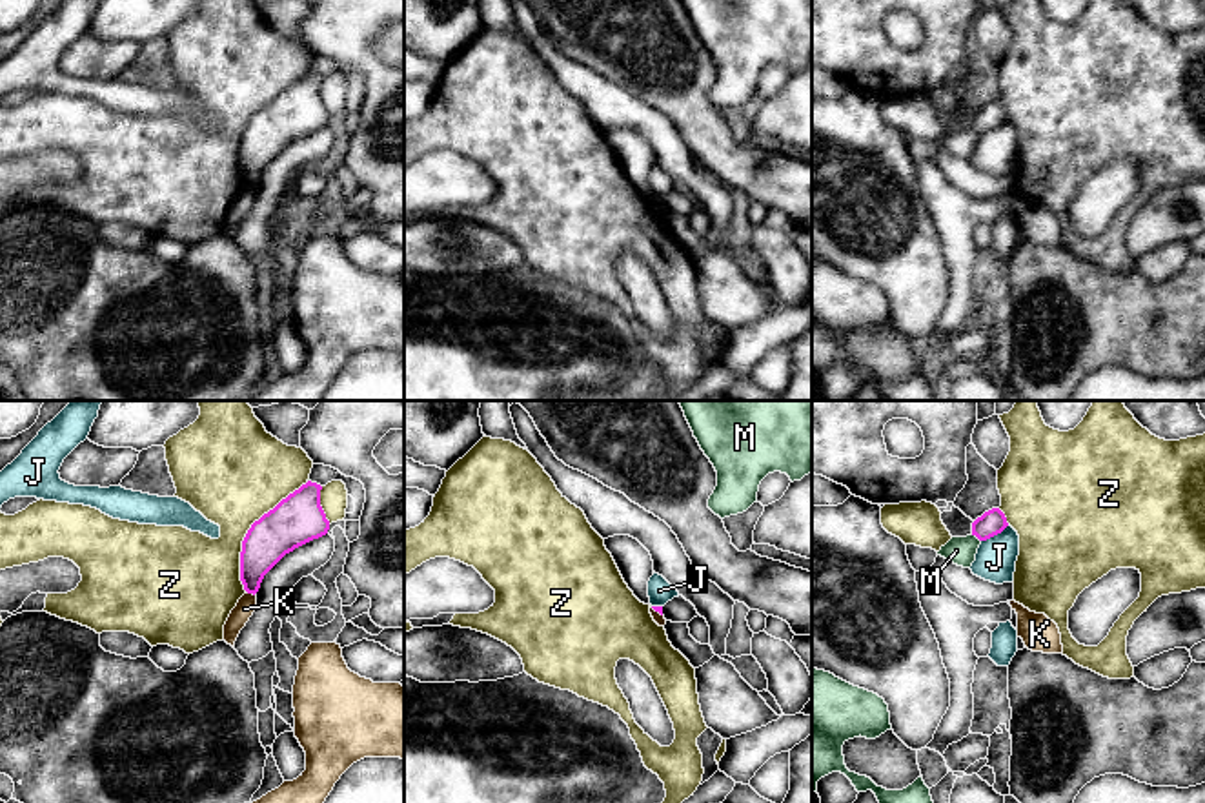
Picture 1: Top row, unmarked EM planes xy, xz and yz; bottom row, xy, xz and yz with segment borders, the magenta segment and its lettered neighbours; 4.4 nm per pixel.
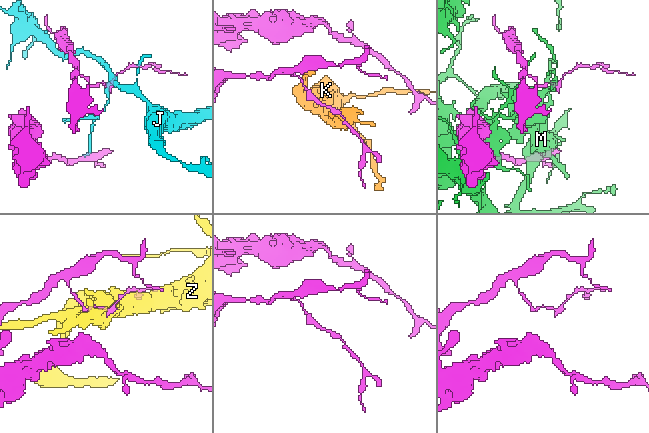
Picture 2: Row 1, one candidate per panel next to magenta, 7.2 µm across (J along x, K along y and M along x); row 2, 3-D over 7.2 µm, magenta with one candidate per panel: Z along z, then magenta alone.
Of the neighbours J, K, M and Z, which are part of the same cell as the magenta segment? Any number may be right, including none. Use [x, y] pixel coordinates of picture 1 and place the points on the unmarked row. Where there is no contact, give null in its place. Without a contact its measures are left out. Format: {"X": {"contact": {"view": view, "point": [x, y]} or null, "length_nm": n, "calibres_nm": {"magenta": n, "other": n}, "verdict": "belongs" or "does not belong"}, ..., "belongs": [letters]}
{"J": {"contact": {"view": "yz", "point": [994, 126]}, "length_nm": 150, "calibres_nm": {"magenta": 110, "other": 180}, "verdict": "does not belong"}, "K": {"contact": {"view": "xy", "point": [250, 184]}, "length_nm": 50, "calibres_nm": {"magenta": 200, "other": 90}, "verdict": "does not belong"}, "M": {"contact": {"view": "yz", "point": [976, 128]}, "length_nm": 60, "calibres_nm": {"magenta": 110, "other": 130}, "verdict": "does not belong"}, "Z": {"contact": {"view": "xy", "point": [248, 122]}, "length_nm": 550, "calibres_nm": {"magenta": 220, "other": 440}, "verdict": "does not belong"}, "belongs": []}

